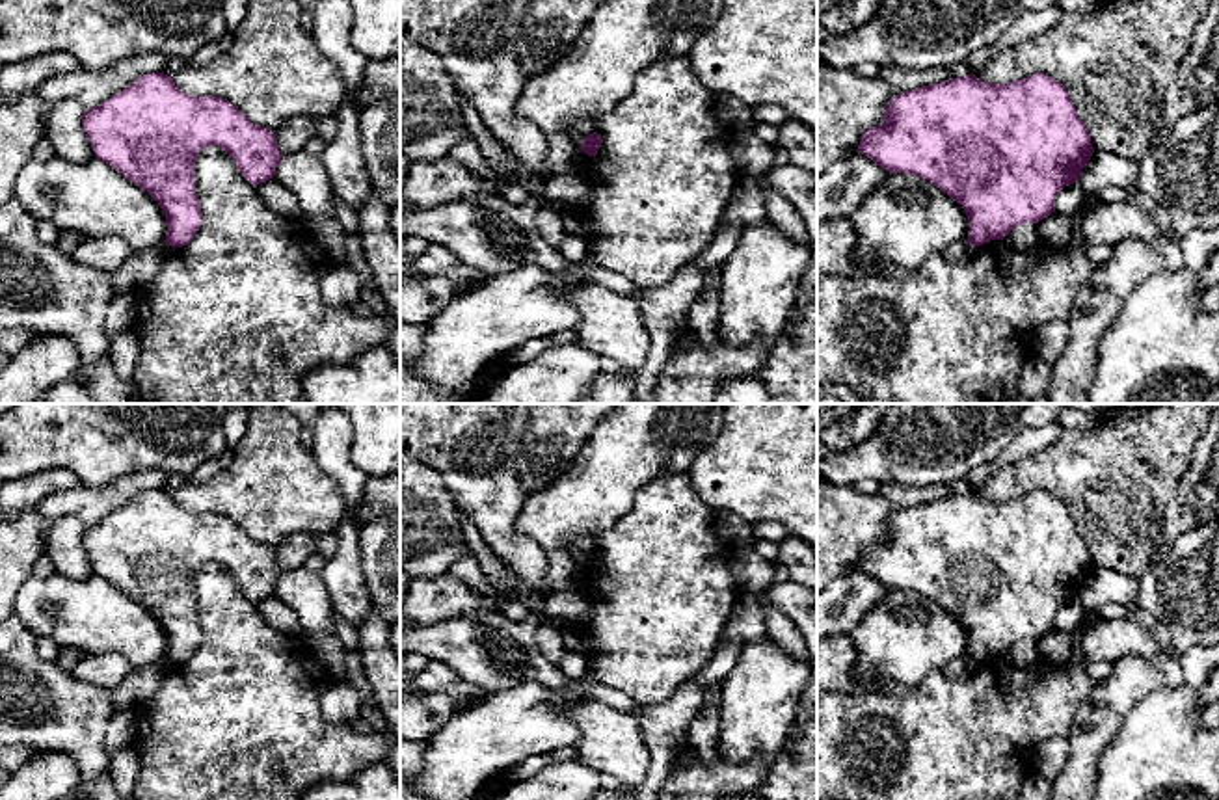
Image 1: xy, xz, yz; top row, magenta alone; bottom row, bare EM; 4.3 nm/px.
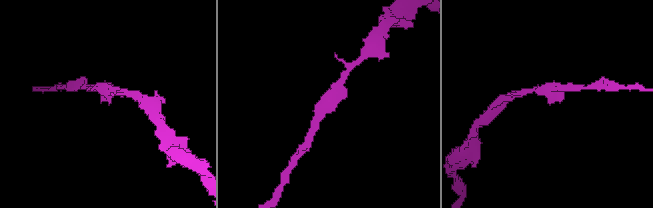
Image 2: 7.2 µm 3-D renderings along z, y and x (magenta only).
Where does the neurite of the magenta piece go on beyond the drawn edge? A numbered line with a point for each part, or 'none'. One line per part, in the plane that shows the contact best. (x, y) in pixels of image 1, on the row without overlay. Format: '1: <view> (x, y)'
none

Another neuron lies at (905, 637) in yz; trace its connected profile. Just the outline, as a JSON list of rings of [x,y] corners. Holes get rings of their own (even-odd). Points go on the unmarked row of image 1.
[[[891,590],[847,636],[858,653],[854,677],[865,690],[886,681],[916,688],[953,659],[968,659],[970,649],[957,618],[908,590]]]

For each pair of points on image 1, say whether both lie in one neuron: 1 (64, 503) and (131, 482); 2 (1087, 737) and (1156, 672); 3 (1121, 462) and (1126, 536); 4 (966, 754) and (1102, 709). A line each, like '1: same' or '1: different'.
1: same
2: same
3: same
4: different

